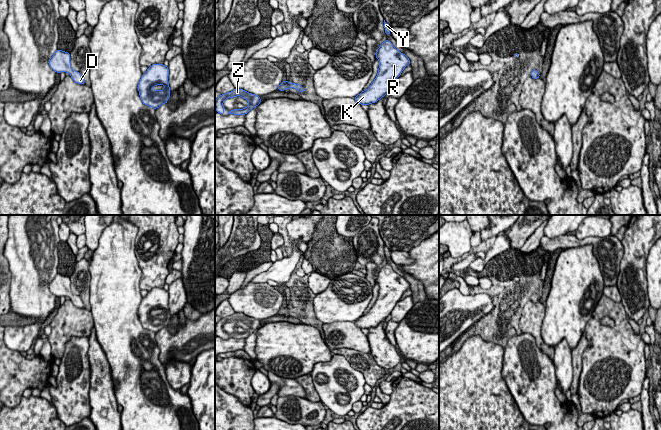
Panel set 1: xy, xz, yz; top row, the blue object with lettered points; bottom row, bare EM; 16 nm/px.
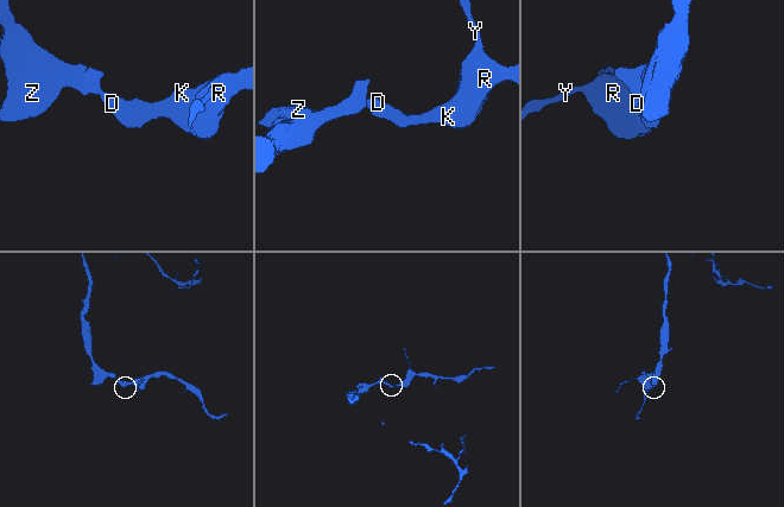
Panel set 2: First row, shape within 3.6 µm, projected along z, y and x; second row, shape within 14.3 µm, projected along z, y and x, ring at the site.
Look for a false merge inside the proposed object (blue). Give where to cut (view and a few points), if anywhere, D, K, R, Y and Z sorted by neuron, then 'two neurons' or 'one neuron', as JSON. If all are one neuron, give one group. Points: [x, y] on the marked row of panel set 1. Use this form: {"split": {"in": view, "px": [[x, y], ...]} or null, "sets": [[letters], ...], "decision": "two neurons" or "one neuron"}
{"split": null, "sets": [["D", "K", "R", "Y", "Z"]], "decision": "one neuron"}

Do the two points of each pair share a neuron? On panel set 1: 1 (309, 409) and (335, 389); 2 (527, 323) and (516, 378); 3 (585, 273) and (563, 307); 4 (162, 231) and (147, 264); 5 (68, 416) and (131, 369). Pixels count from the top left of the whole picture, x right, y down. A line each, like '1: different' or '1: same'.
1: different
2: same
3: same
4: same
5: different

